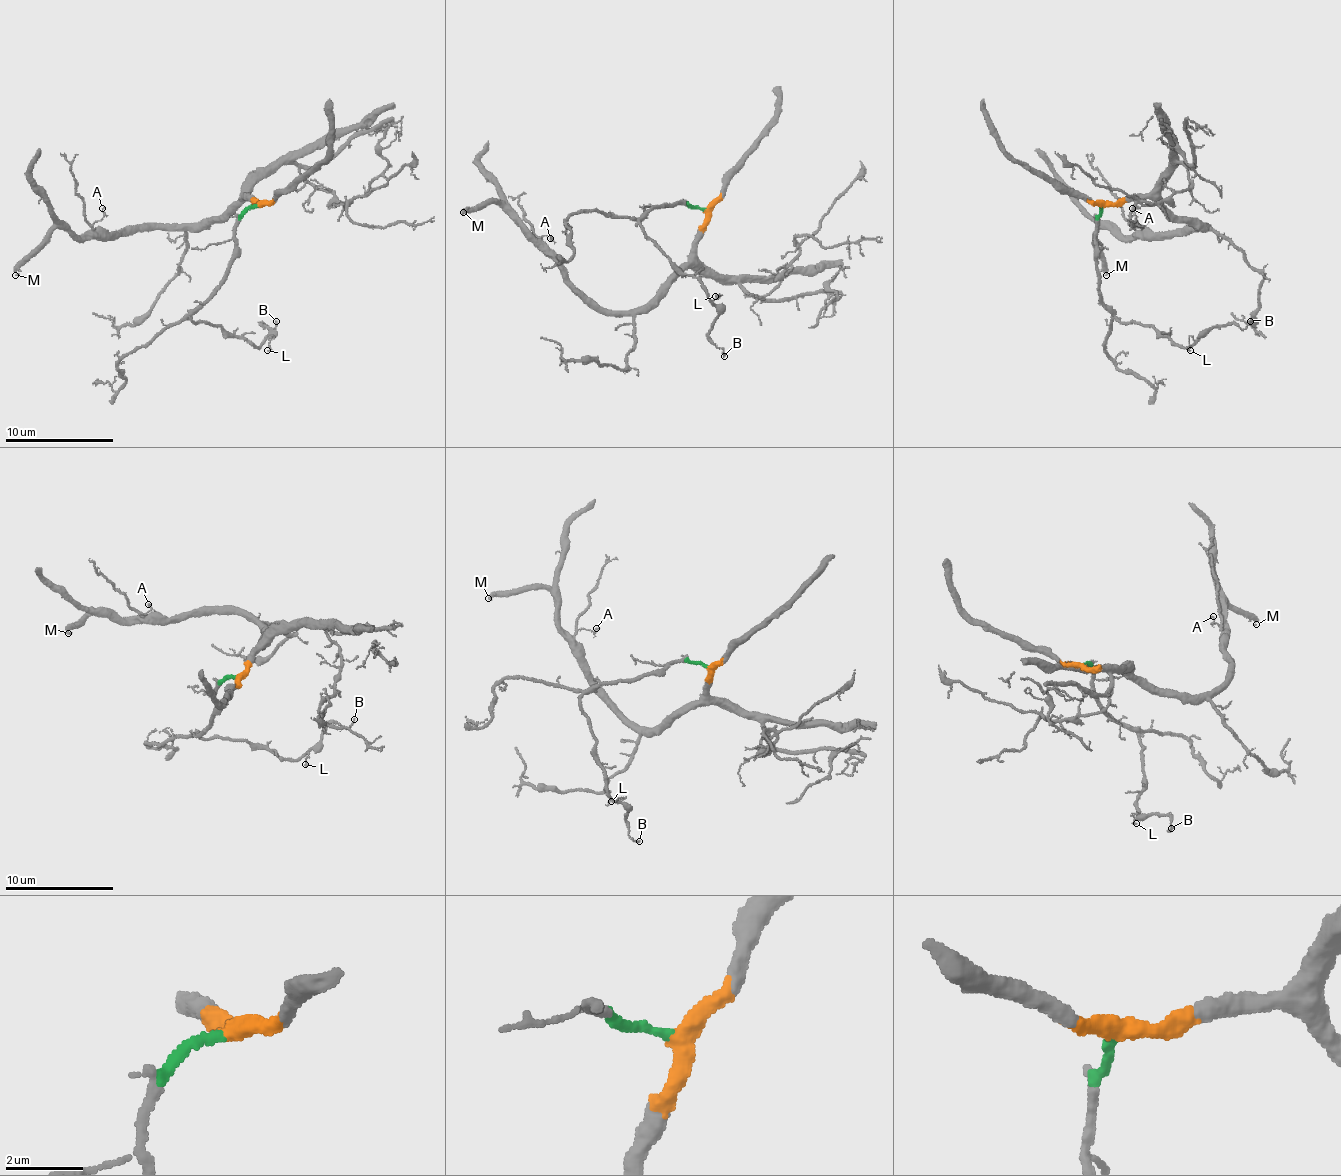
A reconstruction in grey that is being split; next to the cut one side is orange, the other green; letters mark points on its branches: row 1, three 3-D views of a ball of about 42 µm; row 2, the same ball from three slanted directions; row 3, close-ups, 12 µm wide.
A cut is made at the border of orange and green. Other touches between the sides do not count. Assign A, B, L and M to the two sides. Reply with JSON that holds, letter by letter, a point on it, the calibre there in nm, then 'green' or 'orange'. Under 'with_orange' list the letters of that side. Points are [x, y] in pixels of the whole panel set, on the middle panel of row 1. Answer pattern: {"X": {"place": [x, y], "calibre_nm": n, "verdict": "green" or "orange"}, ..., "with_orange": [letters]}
{"A": {"place": [550, 238], "calibre_nm": 110, "verdict": "orange"}, "B": {"place": [724, 356], "calibre_nm": 110, "verdict": "green"}, "L": {"place": [715, 296], "calibre_nm": 100, "verdict": "green"}, "M": {"place": [463, 212], "calibre_nm": 280, "verdict": "orange"}, "with_orange": ["A", "M"]}

